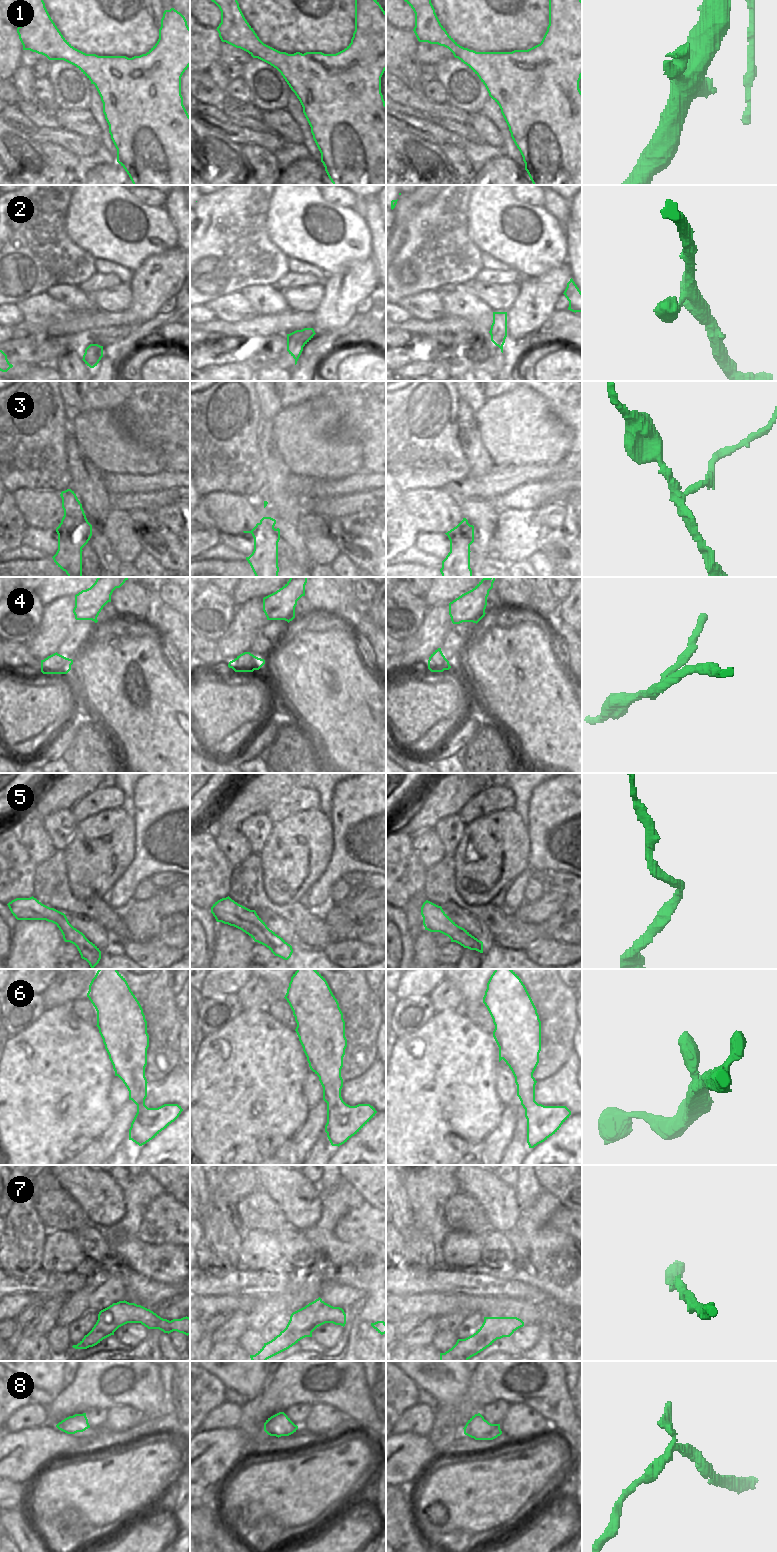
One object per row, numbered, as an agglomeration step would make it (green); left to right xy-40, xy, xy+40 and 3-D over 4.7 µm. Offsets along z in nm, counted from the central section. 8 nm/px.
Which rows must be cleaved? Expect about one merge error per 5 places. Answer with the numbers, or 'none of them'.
3, 8.

